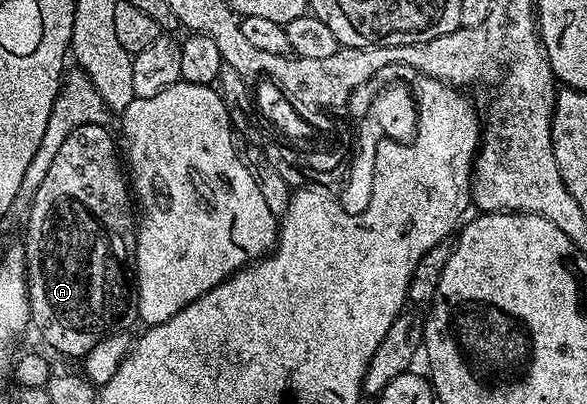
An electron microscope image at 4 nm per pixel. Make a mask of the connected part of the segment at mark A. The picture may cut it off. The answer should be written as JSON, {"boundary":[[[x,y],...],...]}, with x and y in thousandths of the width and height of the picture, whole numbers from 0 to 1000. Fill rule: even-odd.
{"boundary":[[[145,309],[129,314],[109,354],[95,374],[95,394],[89,394],[89,413],[82,413],[82,433],[68,443],[68,463],[61,463],[58,490],[48,510],[44,537],[44,708],[48,710],[48,760],[51,762],[51,802],[65,824],[94,864],[92,874],[112,889],[145,886],[148,874],[177,839],[193,824],[220,817],[221,802],[232,795],[232,708],[228,703],[228,658],[225,653],[225,619],[228,611],[228,582],[232,574],[232,507],[225,495],[225,468],[218,455],[216,431],[211,426],[210,401],[204,396],[204,359],[186,329],[181,309]]]}

